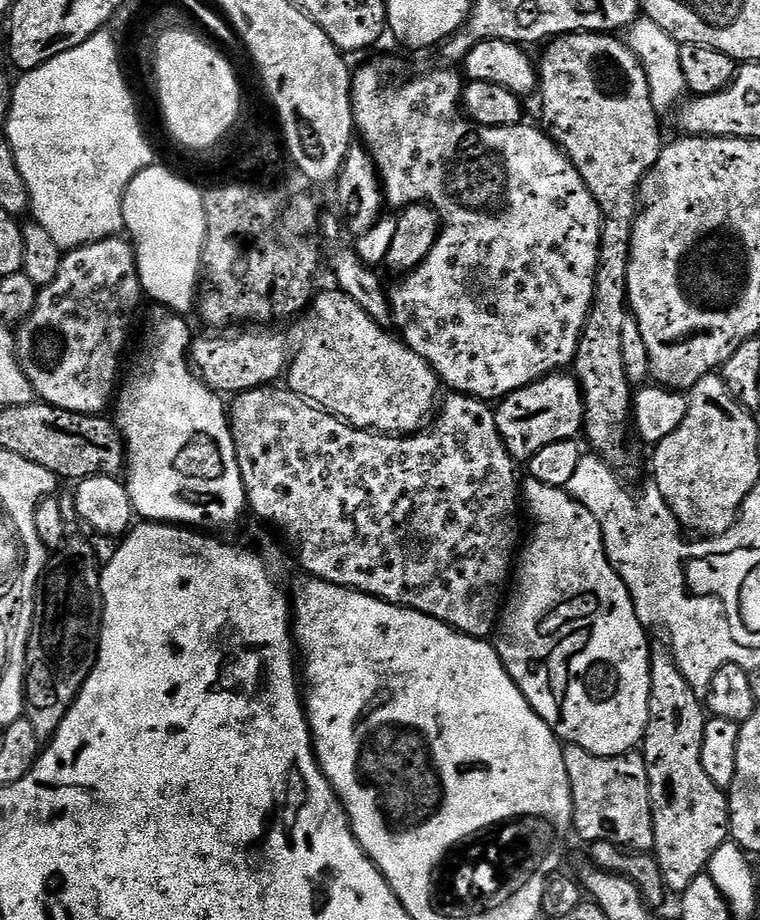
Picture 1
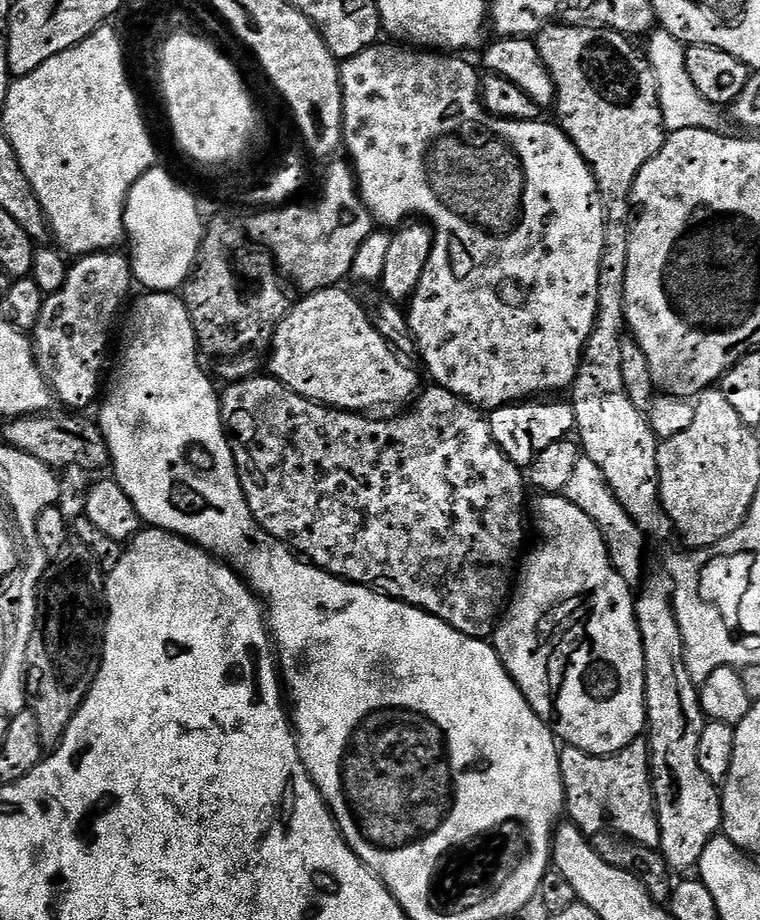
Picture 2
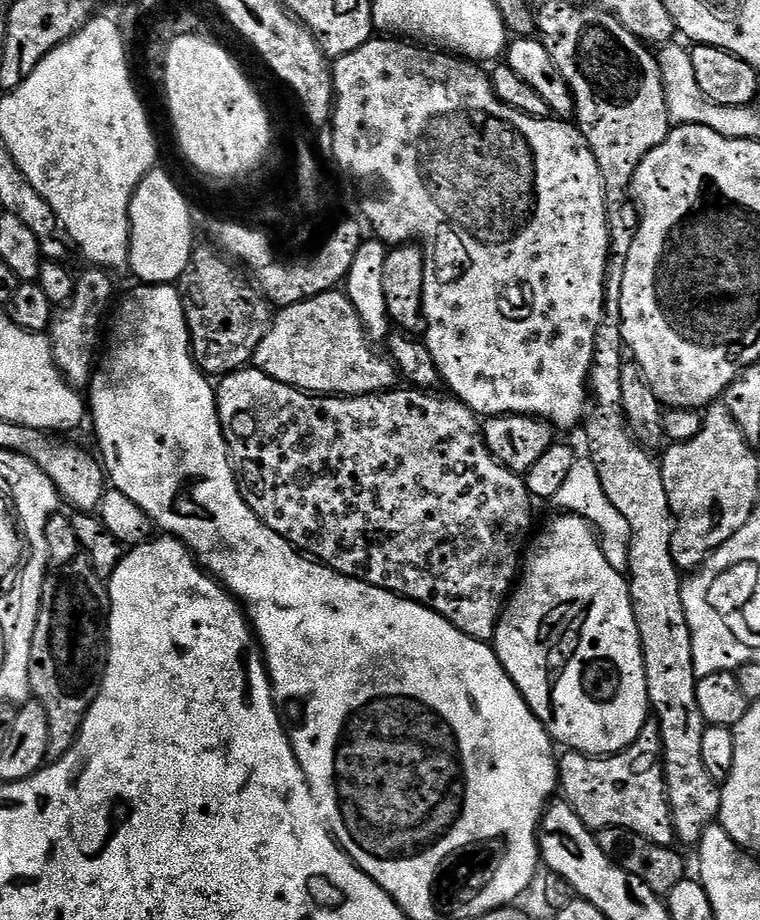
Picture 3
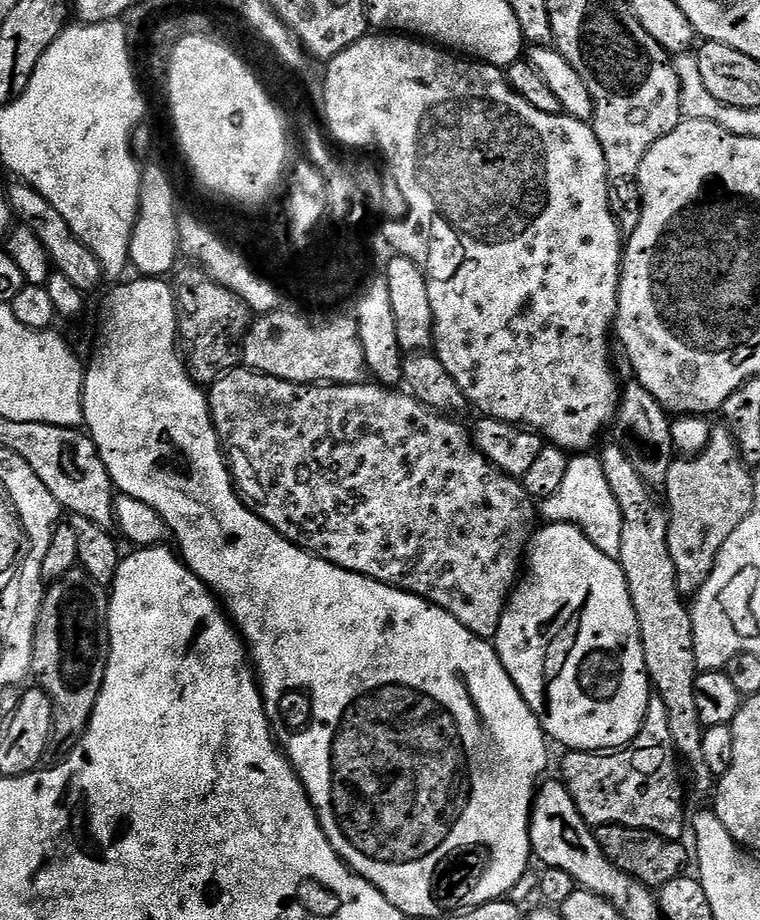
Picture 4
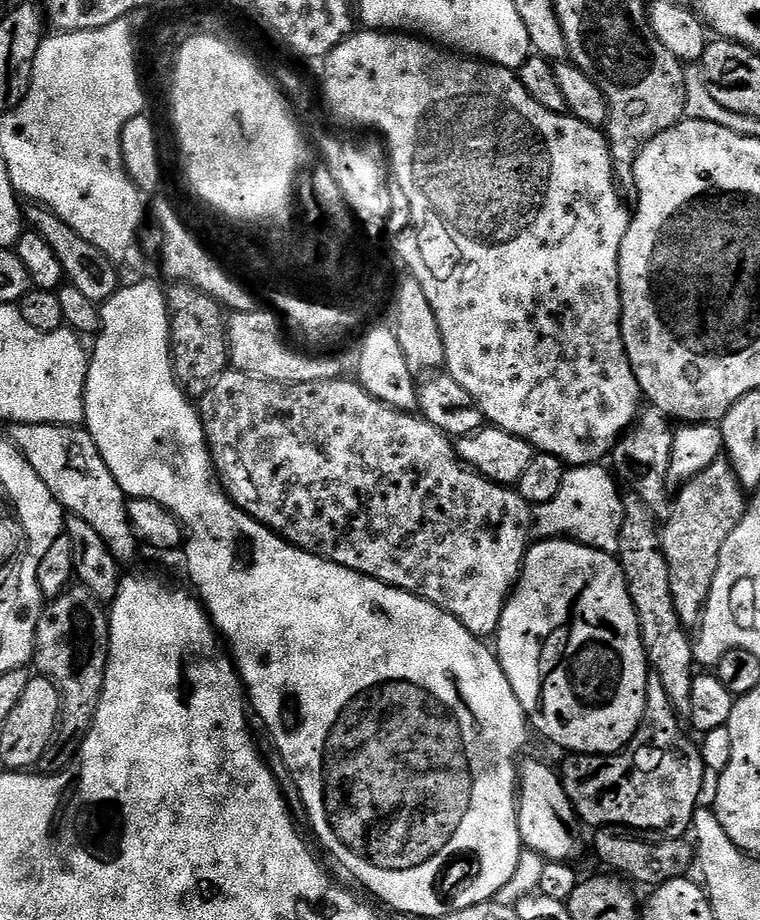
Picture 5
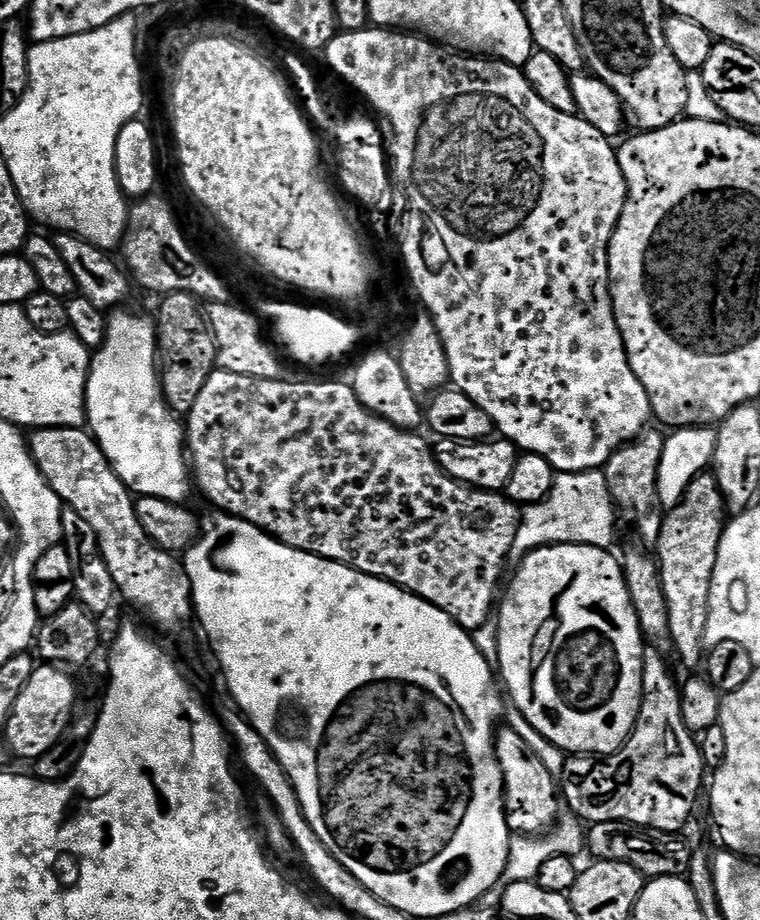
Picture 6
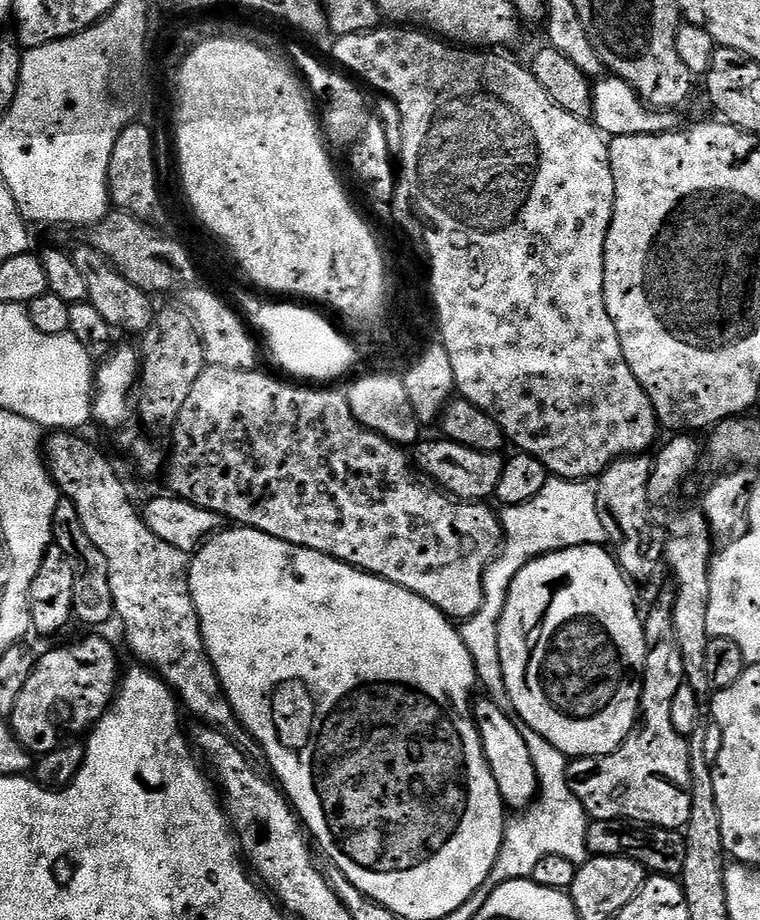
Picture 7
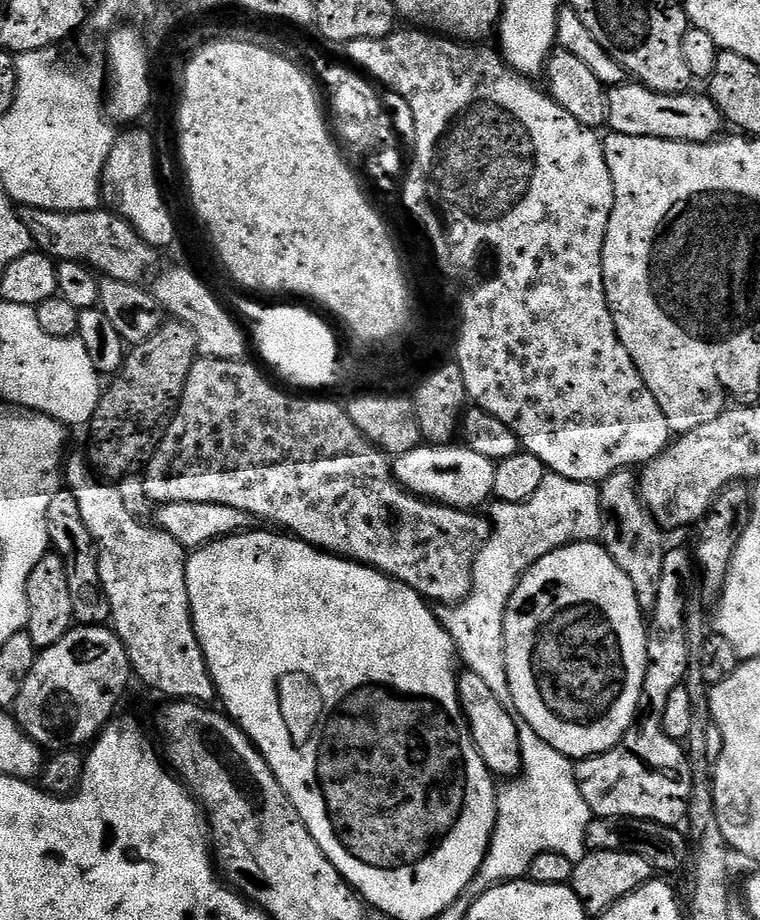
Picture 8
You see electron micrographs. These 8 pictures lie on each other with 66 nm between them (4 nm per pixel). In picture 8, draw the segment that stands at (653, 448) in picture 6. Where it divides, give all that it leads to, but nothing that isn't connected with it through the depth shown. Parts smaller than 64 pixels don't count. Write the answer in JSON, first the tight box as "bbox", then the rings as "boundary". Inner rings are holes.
{"bbox":[598,471,666,610],"boundary":[[[635,471],[610,474],[610,478],[601,480],[598,487],[604,515],[604,549],[610,554],[610,558],[614,558],[618,570],[622,570],[626,578],[630,578],[638,606],[642,610],[650,610],[658,598],[658,582],[662,579],[662,562],[666,551],[665,529],[648,513],[648,507],[640,497],[640,481]]]}

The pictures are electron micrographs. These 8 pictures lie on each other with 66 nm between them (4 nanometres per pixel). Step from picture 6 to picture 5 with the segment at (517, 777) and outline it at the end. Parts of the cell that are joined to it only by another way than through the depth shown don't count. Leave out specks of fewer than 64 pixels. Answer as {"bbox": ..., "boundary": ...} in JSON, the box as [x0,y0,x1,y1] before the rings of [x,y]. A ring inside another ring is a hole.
{"bbox":[516,759,586,862],"boundary":[[[521,759],[518,764],[518,795],[516,821],[521,845],[529,852],[536,852],[545,861],[576,862],[586,844],[580,841],[581,821],[560,780],[560,773],[548,764]]]}

